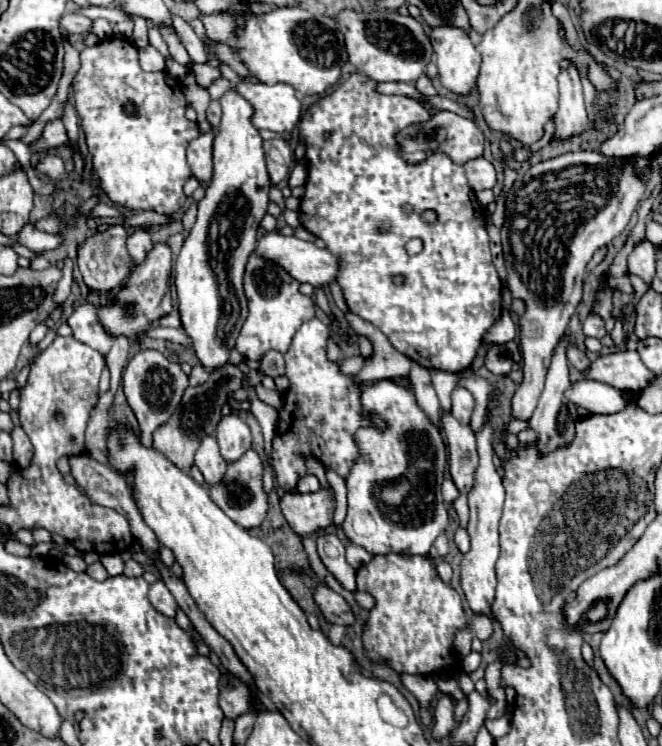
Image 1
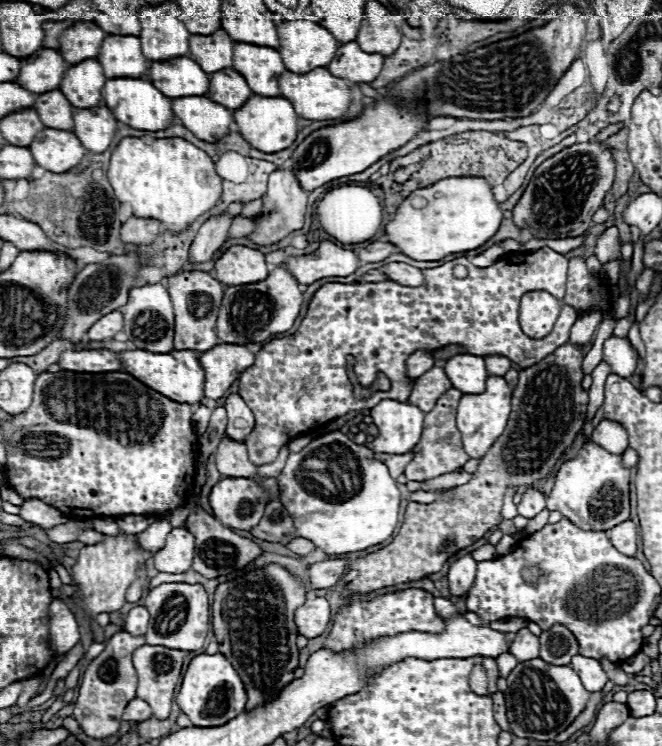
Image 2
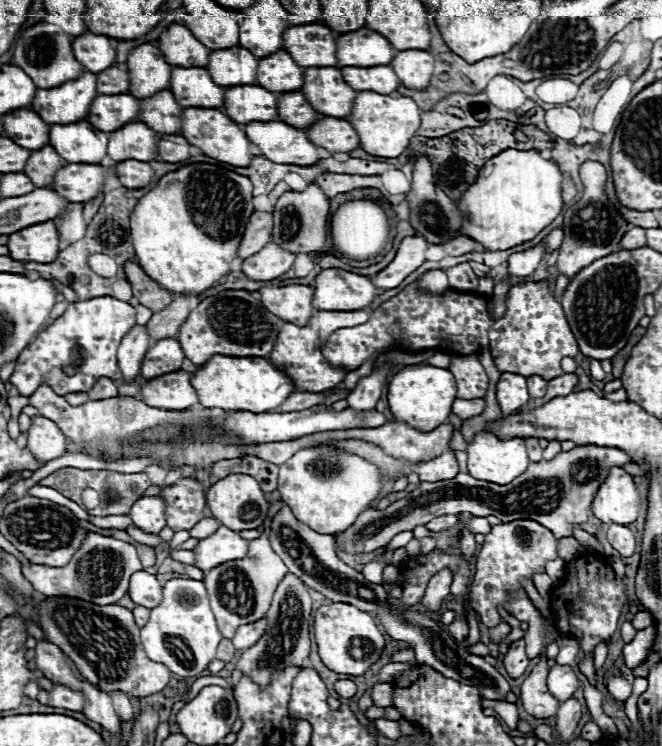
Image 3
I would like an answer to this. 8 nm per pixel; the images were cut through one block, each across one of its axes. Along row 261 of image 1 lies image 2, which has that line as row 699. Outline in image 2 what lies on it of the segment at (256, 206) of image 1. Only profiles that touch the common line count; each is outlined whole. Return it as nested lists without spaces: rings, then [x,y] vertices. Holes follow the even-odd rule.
[[[200,654],[188,664],[176,702],[194,726],[212,728],[230,722],[246,710],[246,688],[234,666],[222,654]]]

